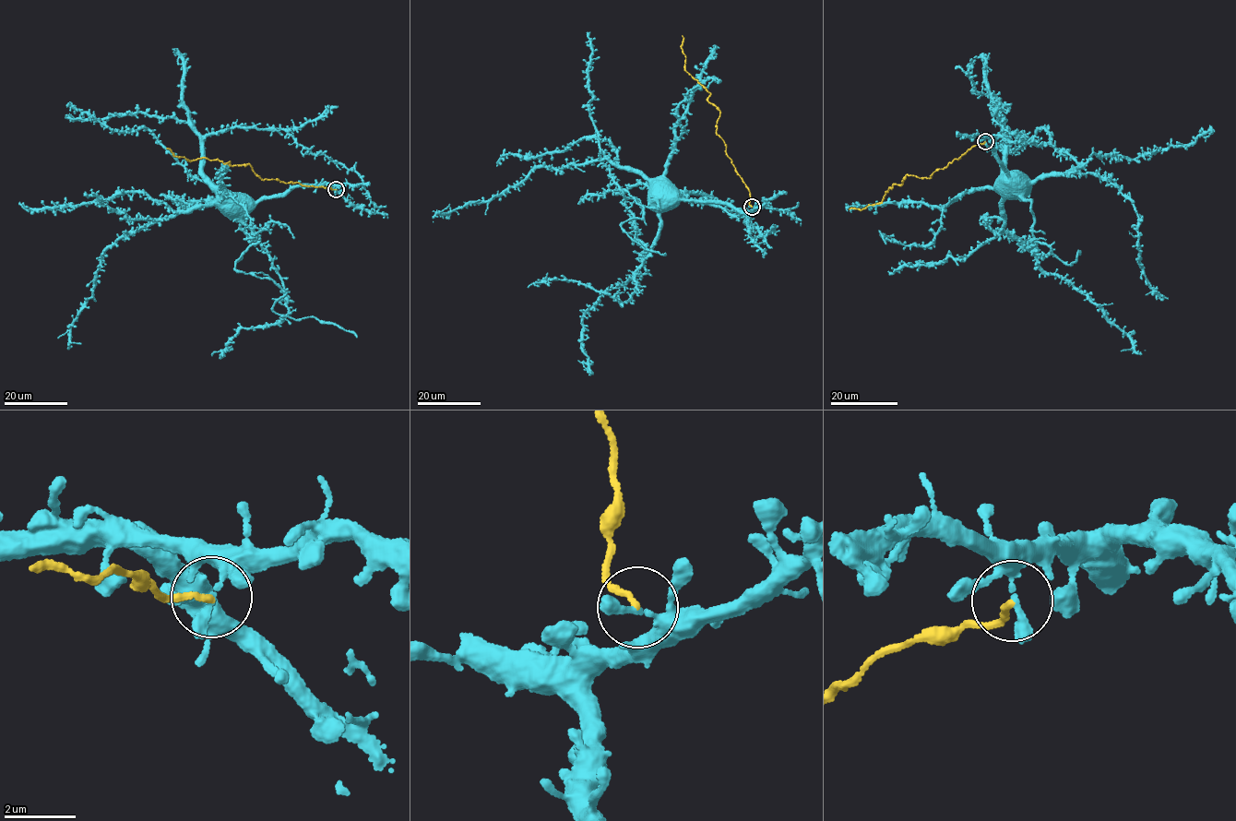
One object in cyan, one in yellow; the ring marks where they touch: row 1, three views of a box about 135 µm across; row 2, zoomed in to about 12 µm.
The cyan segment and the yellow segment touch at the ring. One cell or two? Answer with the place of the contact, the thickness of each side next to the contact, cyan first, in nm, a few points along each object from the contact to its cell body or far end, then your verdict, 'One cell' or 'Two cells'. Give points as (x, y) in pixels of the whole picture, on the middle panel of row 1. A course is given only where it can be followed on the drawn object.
Place: (752, 207). Thickness 190 nm (cyan) against 160 nm. Course of cyan: (752, 207), (750, 210), (739, 212), (725, 204), (683, 200), (676, 194), (669, 196). Course of yellow: (752, 207), (748, 188), (717, 134), (719, 110), (684, 70), (683, 36). Two cells

